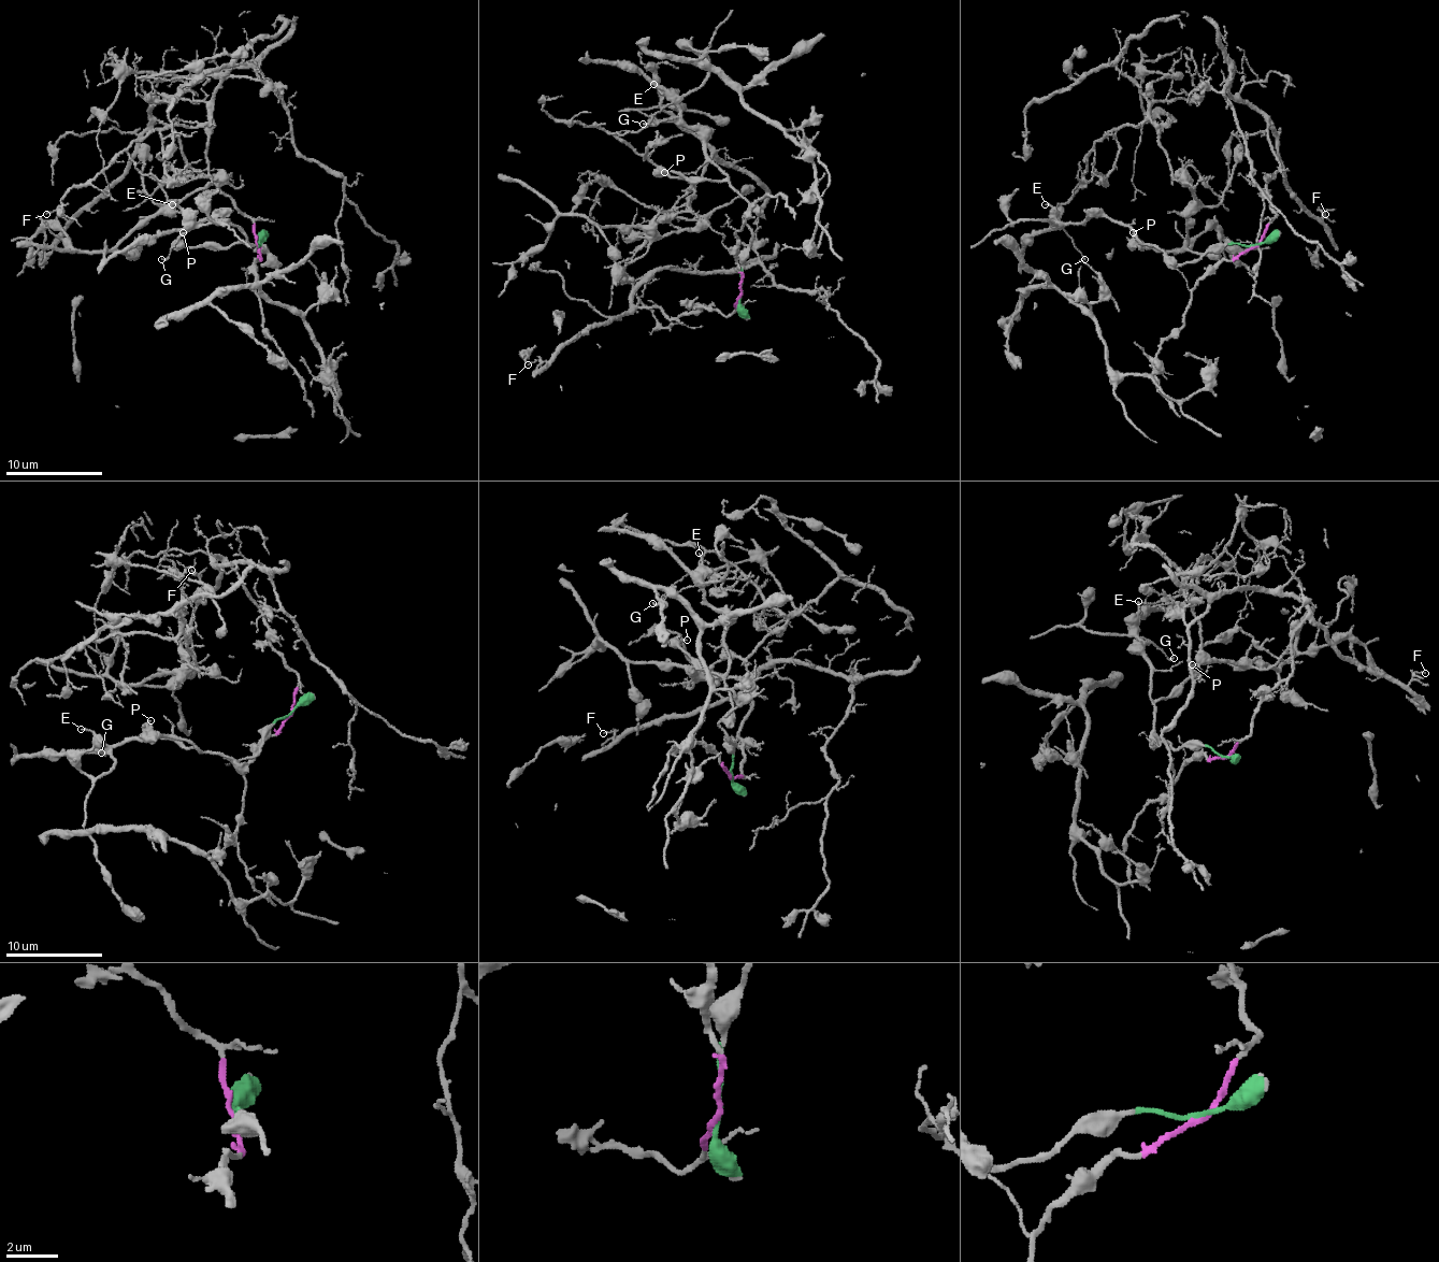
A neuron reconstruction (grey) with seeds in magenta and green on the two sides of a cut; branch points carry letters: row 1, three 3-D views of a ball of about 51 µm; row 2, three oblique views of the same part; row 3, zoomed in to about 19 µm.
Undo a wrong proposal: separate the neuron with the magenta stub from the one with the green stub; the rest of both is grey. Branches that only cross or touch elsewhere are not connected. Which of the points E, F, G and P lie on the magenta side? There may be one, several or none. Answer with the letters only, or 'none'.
F

